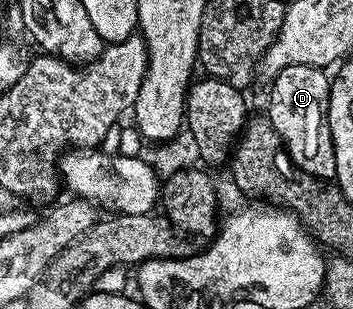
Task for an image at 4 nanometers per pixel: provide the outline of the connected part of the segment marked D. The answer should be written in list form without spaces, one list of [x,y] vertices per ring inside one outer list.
[[[291,66],[280,71],[271,82],[269,93],[269,122],[281,136],[289,158],[298,169],[307,171],[324,181],[333,181],[337,175],[335,147],[329,126],[329,87],[331,77],[324,68]]]

